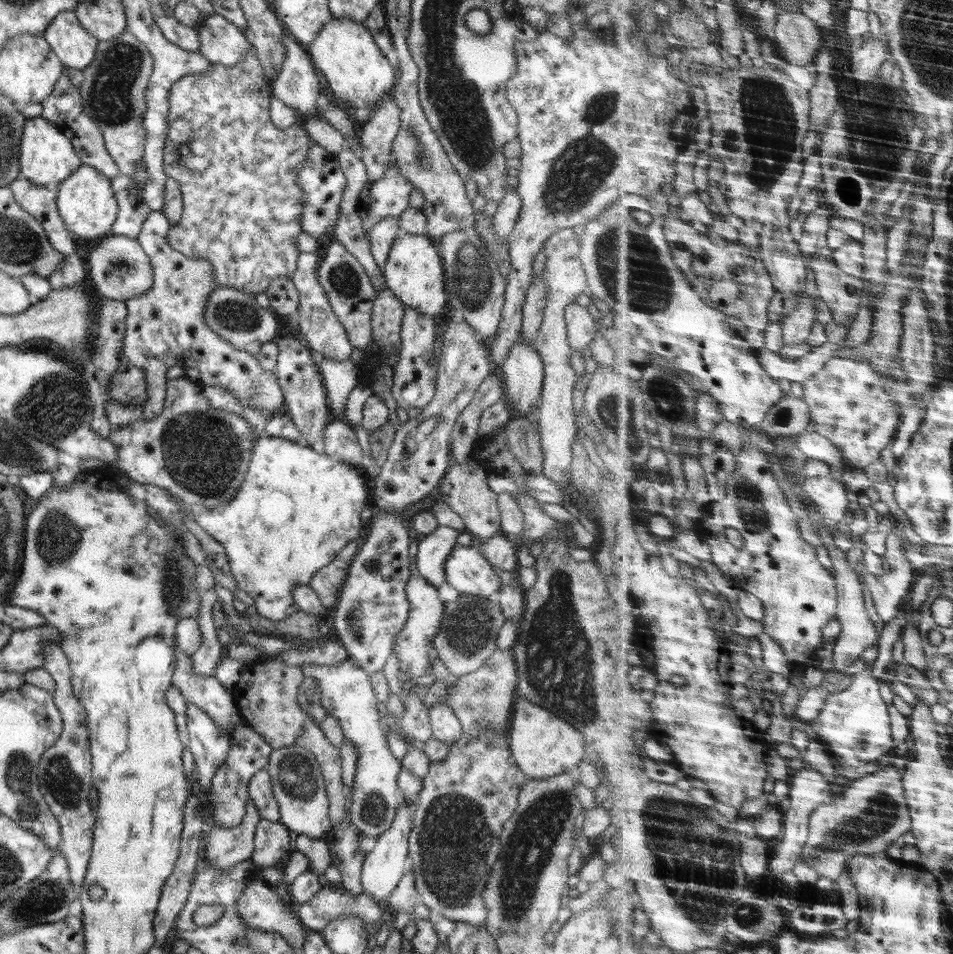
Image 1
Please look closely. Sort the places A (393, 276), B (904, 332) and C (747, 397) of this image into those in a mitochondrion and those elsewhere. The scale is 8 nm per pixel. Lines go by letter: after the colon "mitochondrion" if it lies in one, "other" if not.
A: other
B: other
C: other

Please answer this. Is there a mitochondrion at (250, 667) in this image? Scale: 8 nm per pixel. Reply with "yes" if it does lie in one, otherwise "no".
no

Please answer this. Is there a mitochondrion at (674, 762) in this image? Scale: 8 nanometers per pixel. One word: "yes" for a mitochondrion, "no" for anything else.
no

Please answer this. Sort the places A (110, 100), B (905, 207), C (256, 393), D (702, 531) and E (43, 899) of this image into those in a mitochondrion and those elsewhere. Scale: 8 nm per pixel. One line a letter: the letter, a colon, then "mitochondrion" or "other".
A: mitochondrion
B: other
C: mitochondrion
D: other
E: mitochondrion

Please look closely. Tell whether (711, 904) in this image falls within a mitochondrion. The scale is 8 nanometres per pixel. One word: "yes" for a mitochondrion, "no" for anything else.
yes

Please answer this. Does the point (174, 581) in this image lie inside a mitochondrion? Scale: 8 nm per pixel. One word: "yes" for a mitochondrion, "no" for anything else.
yes

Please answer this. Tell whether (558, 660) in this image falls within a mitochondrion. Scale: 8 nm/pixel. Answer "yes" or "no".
yes

